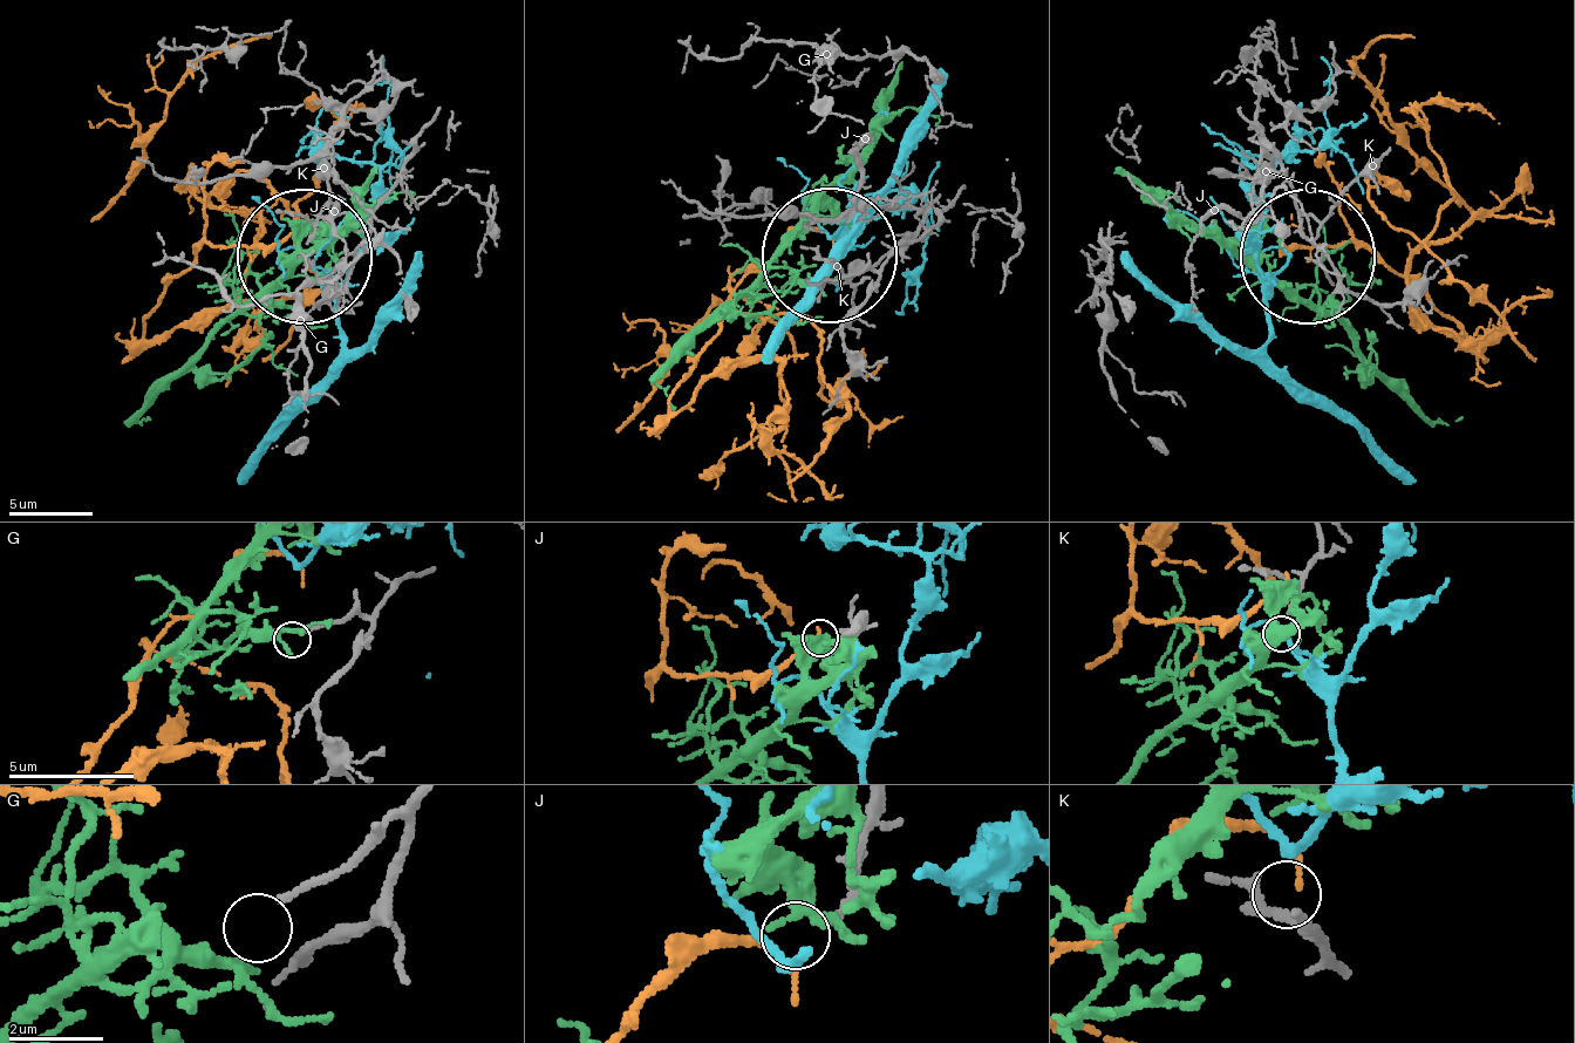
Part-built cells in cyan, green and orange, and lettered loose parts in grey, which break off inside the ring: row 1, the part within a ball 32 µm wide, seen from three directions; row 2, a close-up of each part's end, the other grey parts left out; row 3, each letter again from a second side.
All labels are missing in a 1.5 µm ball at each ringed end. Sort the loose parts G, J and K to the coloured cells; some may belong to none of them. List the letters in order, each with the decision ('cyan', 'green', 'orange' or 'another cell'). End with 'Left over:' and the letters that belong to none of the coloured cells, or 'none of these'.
G: another cell
J: orange
K: cyan
Left over: G

